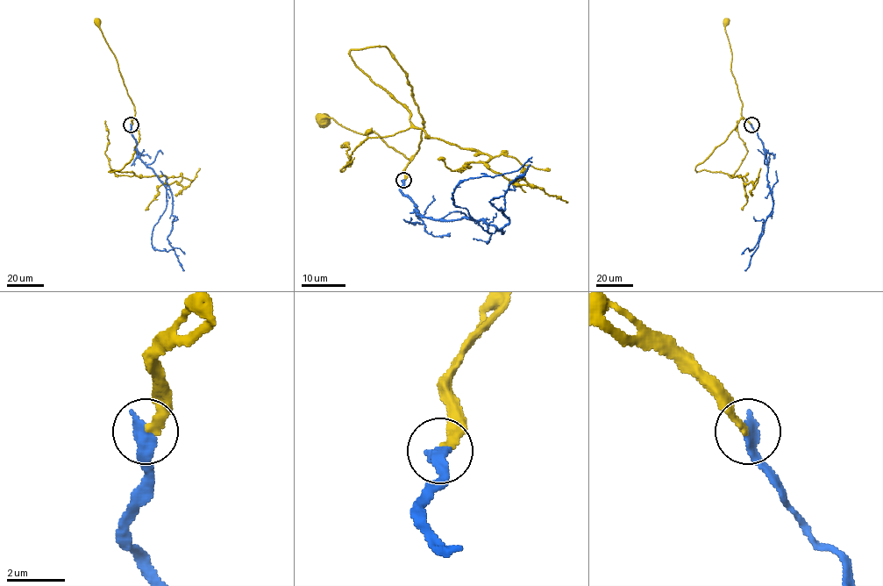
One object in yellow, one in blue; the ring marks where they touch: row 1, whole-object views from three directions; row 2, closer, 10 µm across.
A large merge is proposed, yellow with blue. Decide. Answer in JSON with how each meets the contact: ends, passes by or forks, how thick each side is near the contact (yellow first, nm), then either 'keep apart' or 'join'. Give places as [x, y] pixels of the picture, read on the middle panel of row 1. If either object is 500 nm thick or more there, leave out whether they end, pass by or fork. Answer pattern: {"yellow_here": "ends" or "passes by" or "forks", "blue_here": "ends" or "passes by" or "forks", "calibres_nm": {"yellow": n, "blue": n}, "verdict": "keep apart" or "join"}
{"yellow_here": "ends", "blue_here": "ends", "calibres_nm": {"yellow": 240, "blue": 380}, "verdict": "join"}

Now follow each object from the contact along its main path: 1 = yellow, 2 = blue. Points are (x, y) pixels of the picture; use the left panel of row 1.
1: (131, 125), (134, 116), (133, 103), (117, 60), (96, 22)
2: (131, 125), (137, 156), (166, 189), (166, 210), (153, 226), (152, 244), (158, 250), (178, 248), (185, 253)

